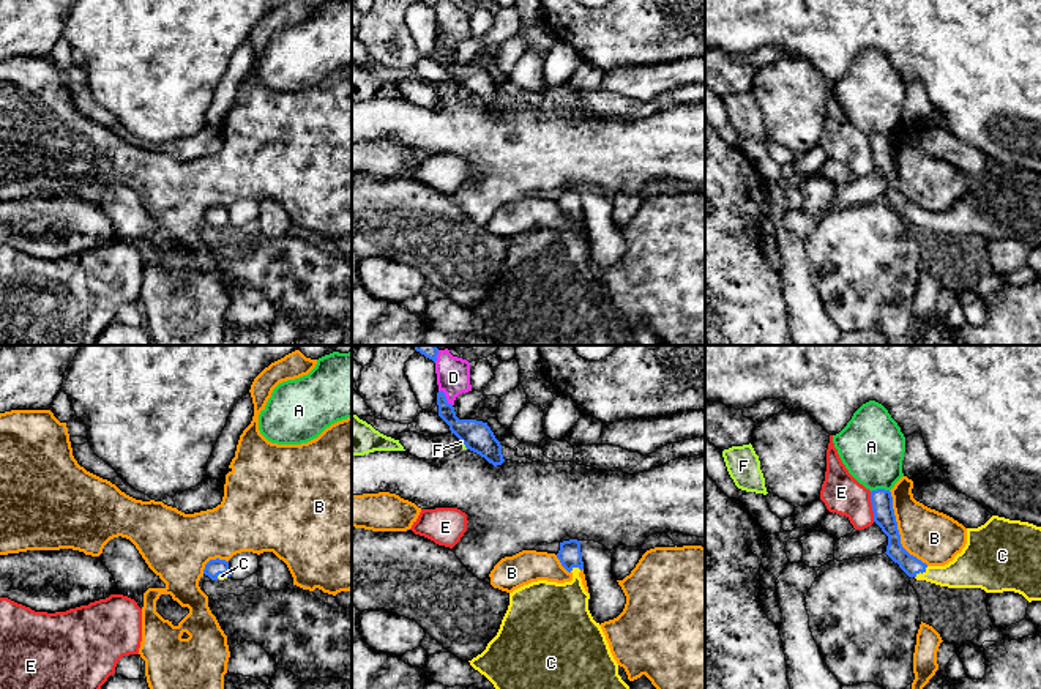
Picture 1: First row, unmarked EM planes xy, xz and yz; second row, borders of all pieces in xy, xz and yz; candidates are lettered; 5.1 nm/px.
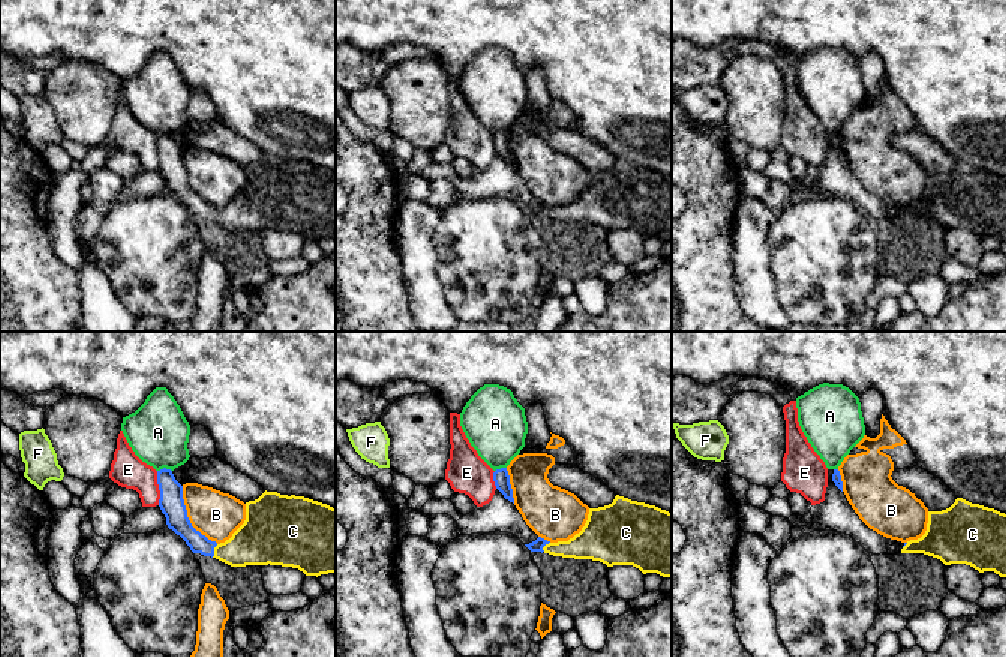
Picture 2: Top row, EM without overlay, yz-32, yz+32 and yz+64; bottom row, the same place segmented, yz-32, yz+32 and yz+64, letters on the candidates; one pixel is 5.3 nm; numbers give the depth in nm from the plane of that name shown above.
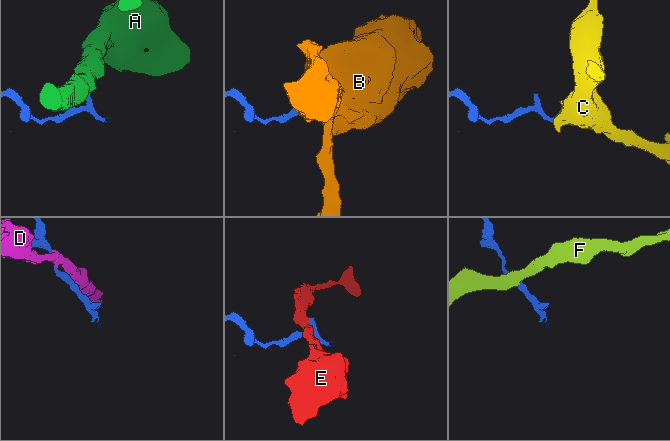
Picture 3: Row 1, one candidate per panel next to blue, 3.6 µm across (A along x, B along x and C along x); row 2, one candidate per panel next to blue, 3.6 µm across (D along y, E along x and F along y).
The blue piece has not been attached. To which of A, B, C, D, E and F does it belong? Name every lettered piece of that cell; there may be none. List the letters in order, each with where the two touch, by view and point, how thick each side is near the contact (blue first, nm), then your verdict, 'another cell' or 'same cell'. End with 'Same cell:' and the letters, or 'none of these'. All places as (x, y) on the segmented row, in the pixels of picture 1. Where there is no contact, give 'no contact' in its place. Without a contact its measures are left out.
A: meets blue in yz at (879, 489); 110 nm thick on the blue side, 340 nm on the other; another cell
B: meets blue in yz at (898, 532); 110 nm thick on the blue side, 260 nm on the other; another cell
C: meets blue in yz at (921, 573); 100 nm thick on the blue side, 200 nm on the other; same cell
D: meets blue in xz at (445, 398); 160 nm thick on the blue side, 180 nm on the other; another cell
E: meets blue in yz at (873, 506); 110 nm thick on the blue side, 200 nm on the other; another cell
F: meets blue in xz at (464, 443); 160 nm thick on the blue side, 20 nm on the other; another cell
Same cell: C

